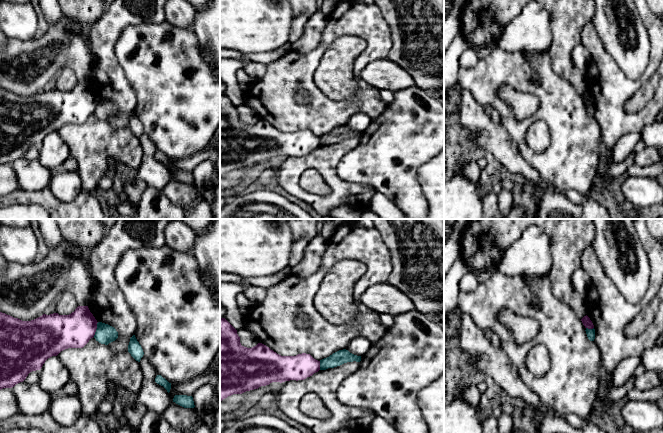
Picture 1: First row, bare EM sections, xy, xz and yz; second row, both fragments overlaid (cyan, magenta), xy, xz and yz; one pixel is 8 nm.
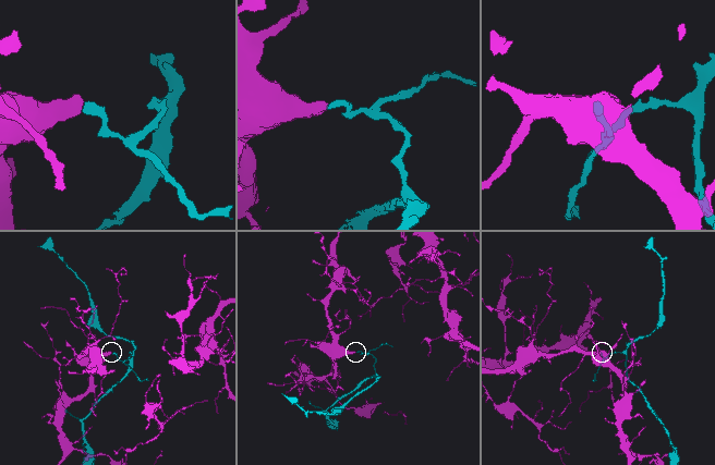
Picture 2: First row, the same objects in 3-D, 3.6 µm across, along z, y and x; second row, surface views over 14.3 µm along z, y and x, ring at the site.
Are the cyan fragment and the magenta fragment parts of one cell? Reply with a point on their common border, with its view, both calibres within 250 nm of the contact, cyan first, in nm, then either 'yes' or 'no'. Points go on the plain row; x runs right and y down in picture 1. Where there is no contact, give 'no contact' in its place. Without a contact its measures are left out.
contact xy (96, 105); calibres 160 and 280 nm; no

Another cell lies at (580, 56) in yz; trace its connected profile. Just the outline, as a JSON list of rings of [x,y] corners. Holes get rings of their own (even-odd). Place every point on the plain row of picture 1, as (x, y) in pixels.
[[[582,43],[578,44],[573,49],[572,62],[577,68],[584,71],[587,70],[590,63],[590,54]]]

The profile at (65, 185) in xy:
[[[53,171],[48,187],[60,201],[70,202],[83,190],[78,172]]]

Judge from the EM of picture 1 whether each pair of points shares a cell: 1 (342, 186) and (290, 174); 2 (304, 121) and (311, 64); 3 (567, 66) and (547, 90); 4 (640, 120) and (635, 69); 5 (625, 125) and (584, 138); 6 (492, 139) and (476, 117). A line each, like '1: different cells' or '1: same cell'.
1: same cell
2: same cell
3: different cells
4: different cells
5: different cells
6: same cell

